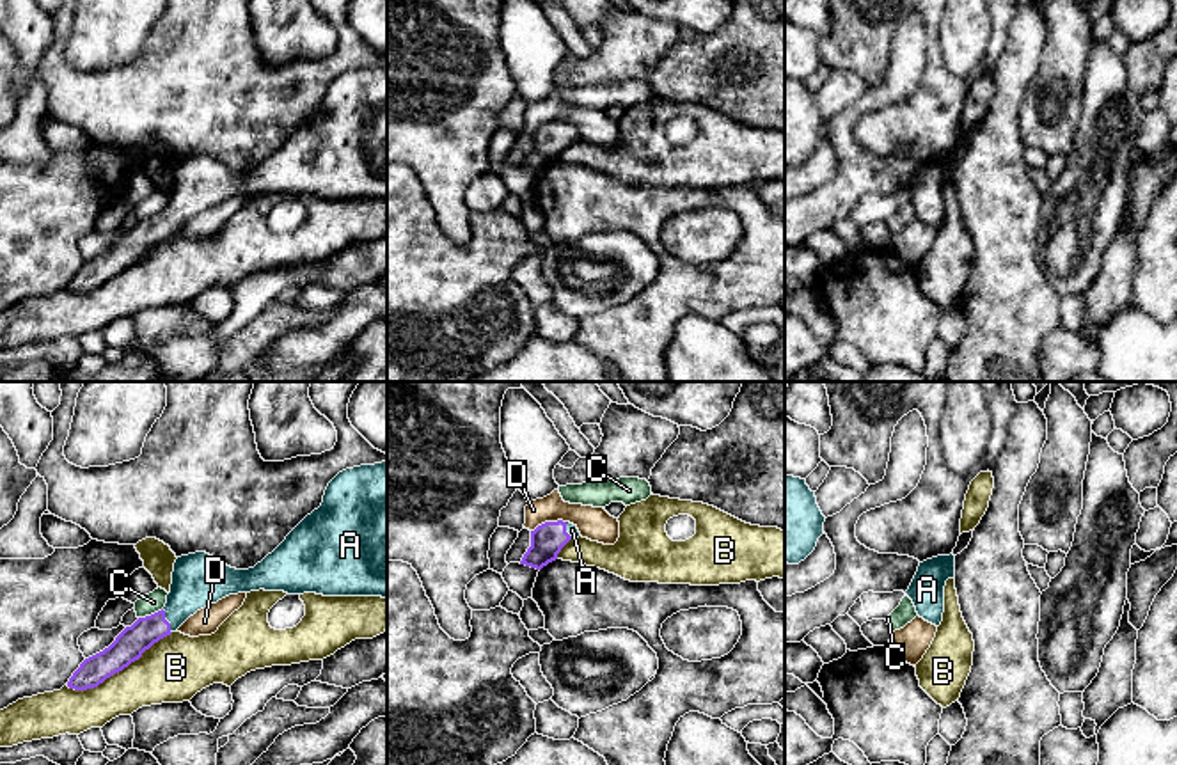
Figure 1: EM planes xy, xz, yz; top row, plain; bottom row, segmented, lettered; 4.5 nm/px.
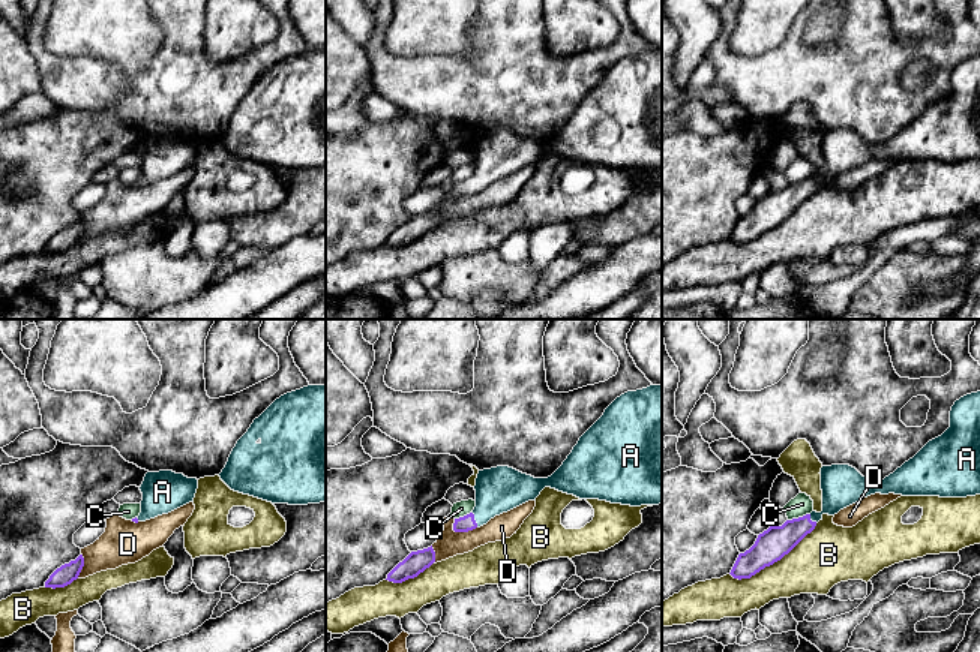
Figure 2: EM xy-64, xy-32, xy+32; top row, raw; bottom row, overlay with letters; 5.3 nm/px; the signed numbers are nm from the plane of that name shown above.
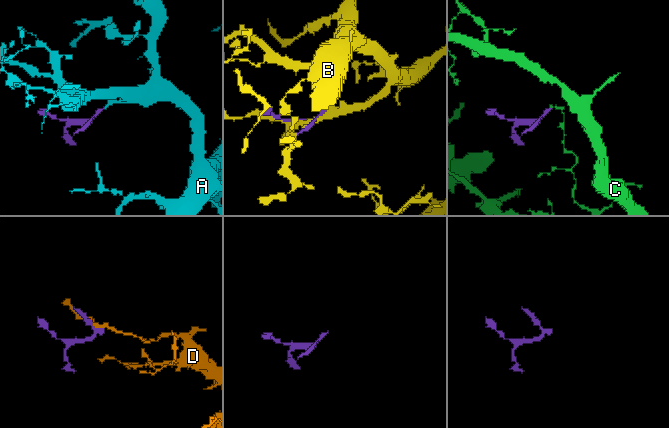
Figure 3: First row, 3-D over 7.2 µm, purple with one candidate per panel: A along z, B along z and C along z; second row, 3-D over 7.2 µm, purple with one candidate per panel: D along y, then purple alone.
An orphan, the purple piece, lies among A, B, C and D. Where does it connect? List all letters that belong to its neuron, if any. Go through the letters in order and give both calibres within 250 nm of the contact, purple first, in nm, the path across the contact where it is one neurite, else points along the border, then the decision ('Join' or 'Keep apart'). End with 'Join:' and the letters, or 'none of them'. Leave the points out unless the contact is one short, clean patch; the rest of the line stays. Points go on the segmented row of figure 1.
A: Thickness 140 nm (purple) against 240 nm. Path across: xy (128, 646), (146, 630), (167, 622), (199, 579). Join
B: Thickness 140 nm (purple) against 300 nm. Keep apart
C: Thickness 140 nm (purple) against 90 nm. Boundary: xy (162, 607), (139, 618). Keep apart
D: Thickness 150 nm (purple) against 150 nm. Keep apart
Join: A

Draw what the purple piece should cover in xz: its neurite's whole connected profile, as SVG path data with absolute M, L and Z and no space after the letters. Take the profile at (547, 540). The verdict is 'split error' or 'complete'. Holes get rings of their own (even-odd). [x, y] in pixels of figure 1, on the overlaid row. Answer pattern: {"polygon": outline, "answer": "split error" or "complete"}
{"polygon": "M545 522L531 531L531 547L524 554L520 564L541 570L557 559L557 554L572 538L579 536L577 525L570 522Z", "answer": "split error"}

